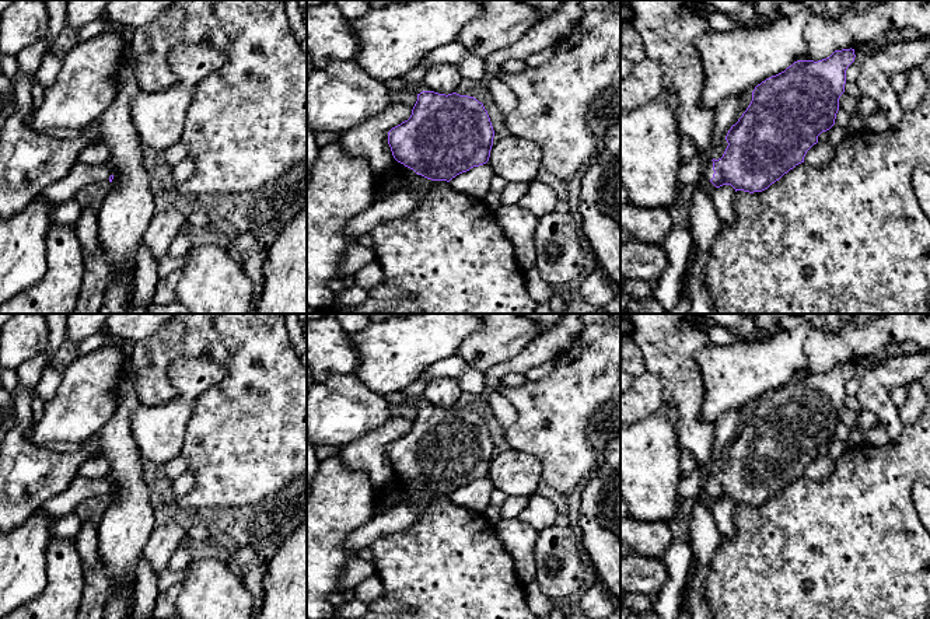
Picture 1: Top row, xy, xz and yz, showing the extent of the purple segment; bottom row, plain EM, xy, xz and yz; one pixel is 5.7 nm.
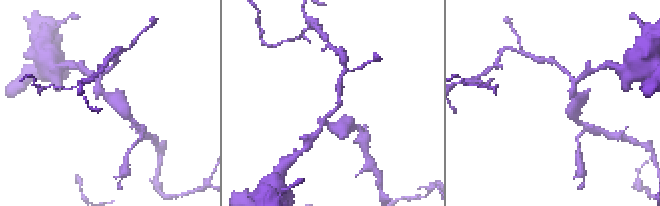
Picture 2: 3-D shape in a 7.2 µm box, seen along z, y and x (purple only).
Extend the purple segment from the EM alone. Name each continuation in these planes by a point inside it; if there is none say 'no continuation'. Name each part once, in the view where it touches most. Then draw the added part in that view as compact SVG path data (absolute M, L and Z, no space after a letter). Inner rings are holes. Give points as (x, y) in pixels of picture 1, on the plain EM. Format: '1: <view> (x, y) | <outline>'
1: yz (708, 485) | M709 475L702 483L702 494L710 496L710 493L713 492L713 487L714 487L713 475Z

